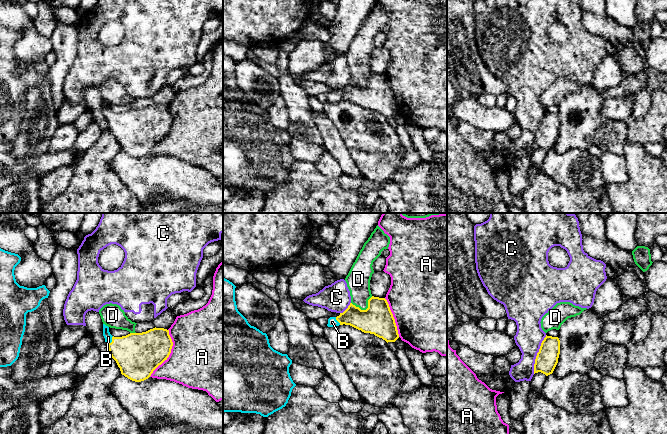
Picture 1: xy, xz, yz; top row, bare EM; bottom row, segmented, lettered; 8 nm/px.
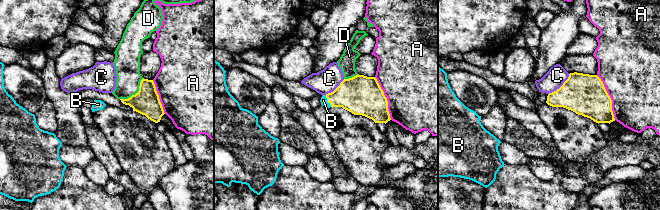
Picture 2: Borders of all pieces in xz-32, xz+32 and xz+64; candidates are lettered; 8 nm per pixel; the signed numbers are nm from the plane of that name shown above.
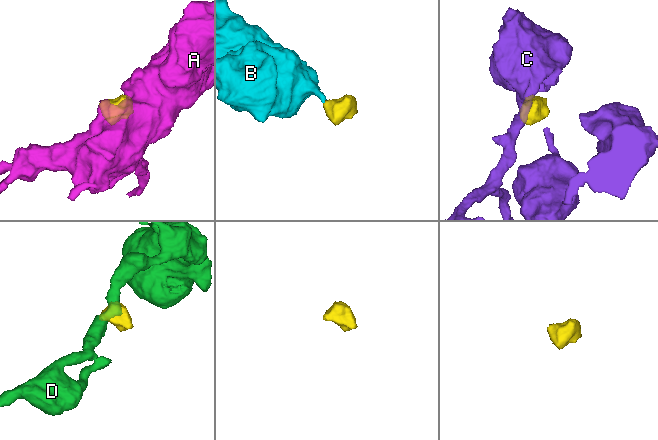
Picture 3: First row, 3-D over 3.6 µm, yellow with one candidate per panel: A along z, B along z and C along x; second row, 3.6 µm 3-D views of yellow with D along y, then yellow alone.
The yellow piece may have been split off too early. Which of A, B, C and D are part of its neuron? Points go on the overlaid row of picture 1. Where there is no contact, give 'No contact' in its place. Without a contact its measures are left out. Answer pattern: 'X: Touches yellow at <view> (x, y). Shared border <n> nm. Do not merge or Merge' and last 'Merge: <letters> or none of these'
A: Touches yellow at xy (170, 352). Shared border 420 nm. Do not merge
B: Touches yellow at xy (112, 340). Shared border 80 nm. Merge
C: Touches yellow at yz (537, 354). Shared border 320 nm. Do not merge
D: Touches yellow at xz (364, 310). Shared border 190 nm. Do not merge
Merge: B

